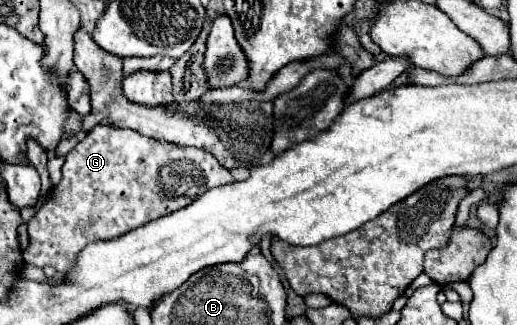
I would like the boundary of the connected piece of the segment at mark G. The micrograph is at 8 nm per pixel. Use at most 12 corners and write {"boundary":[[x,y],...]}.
{"boundary":[[96,126],[28,222],[24,262],[66,274],[90,242],[194,202],[204,150]]}

